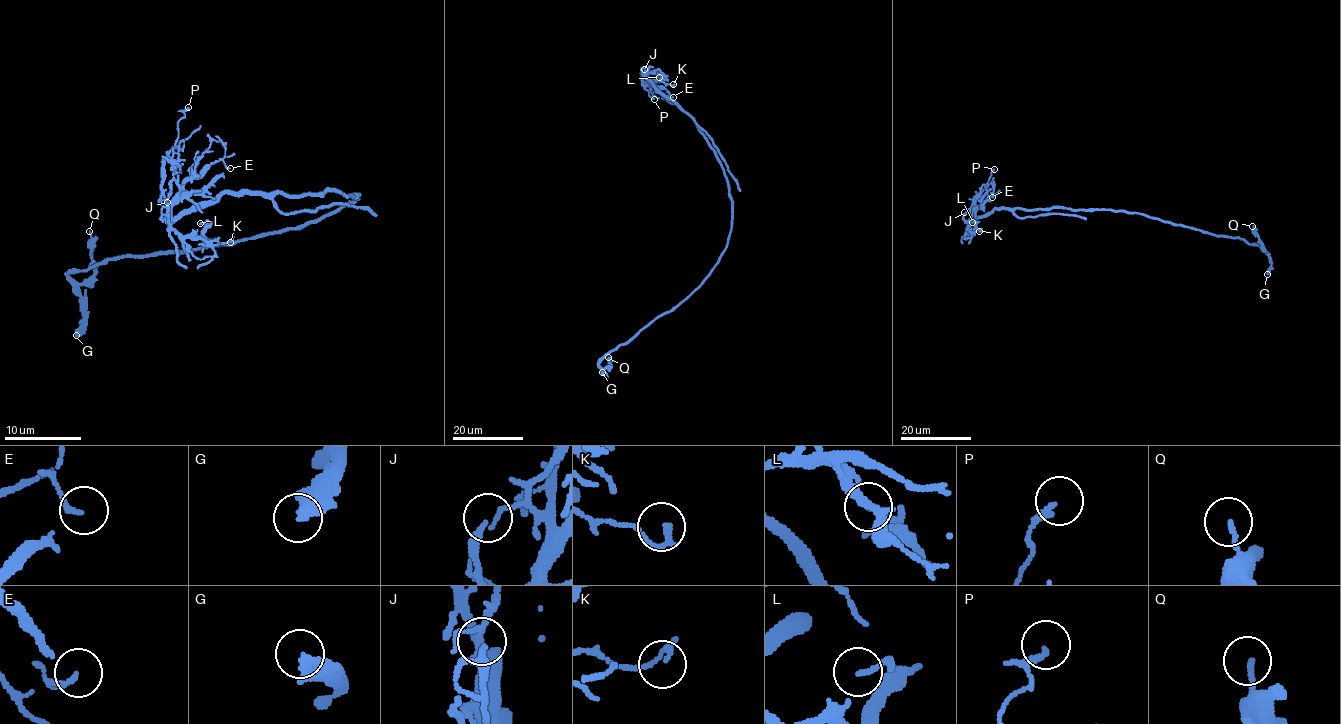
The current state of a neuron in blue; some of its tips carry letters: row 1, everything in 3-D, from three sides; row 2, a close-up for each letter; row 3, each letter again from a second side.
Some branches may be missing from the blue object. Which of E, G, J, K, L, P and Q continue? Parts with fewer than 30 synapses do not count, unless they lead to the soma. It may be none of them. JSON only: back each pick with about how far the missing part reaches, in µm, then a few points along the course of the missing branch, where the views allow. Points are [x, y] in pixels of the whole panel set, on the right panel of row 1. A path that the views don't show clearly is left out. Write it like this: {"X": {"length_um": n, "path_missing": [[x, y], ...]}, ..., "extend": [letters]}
{"extend": []}

